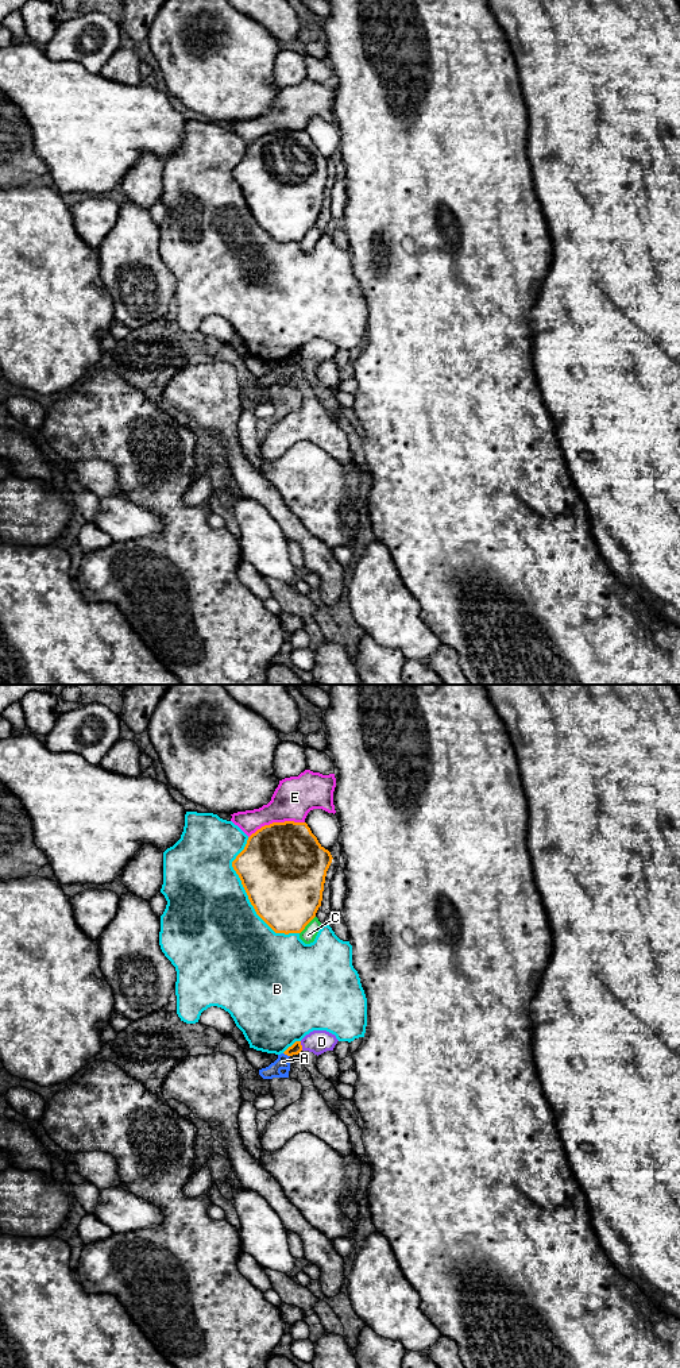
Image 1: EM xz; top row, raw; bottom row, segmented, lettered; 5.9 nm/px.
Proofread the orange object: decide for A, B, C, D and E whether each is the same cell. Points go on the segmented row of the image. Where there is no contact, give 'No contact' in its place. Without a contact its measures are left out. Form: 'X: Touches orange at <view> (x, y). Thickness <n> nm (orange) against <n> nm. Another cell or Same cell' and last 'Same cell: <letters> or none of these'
A: Touches orange at xz (286, 1054). Thickness 70 nm (orange) against 80 nm. Another cell
B: Touches orange at xz (248, 897). Thickness 500 nm (orange) against 500 nm. Another cell
C: Touches orange at xz (306, 924). Thickness 440 nm (orange) against 90 nm. Another cell
D: Touches orange at xz (301, 1045). Thickness 70 nm (orange) against 140 nm. Another cell
E: Touches orange at xz (275, 823). Thickness 500 nm (orange) against 240 nm. Another cell
Same cell: none of these

